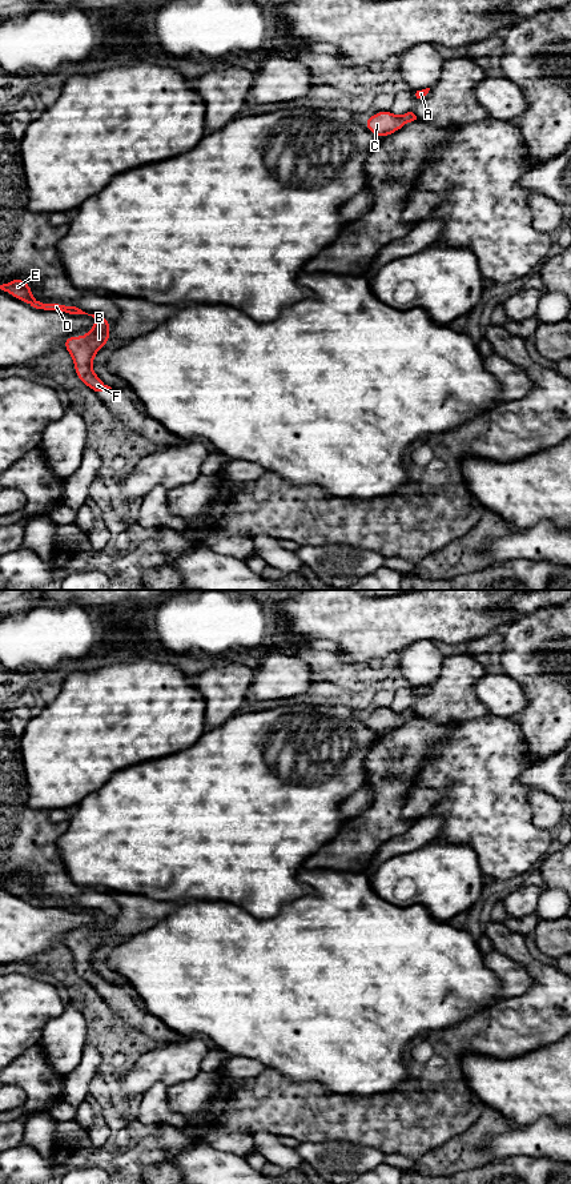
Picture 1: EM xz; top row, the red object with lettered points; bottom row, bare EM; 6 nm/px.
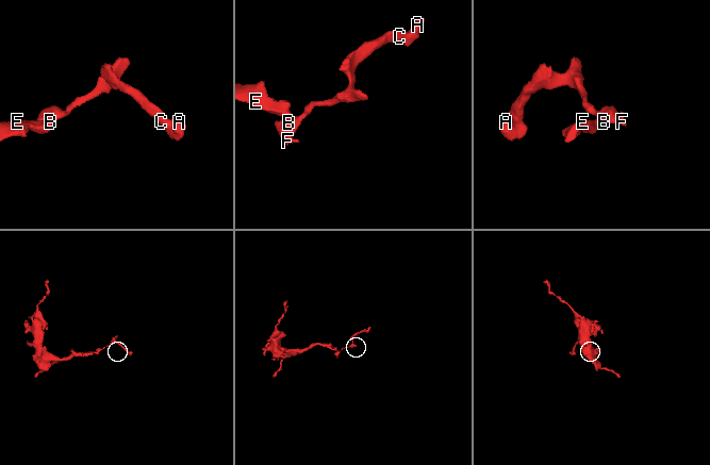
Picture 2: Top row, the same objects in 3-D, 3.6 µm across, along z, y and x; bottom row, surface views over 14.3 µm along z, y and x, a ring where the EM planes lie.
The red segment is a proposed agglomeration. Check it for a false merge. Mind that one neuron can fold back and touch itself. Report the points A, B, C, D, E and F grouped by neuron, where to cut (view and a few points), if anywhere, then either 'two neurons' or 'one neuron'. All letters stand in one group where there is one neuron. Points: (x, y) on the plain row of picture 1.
A B C D E F | no cut | one neuron

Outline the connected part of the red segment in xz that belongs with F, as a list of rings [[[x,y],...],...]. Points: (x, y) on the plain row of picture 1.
[[[88,911],[96,918],[96,922],[88,927],[84,934],[69,932],[63,943],[71,950],[76,966],[76,972],[81,980],[88,982],[96,991],[112,986],[105,982],[92,967],[95,951],[106,942],[112,934],[108,931],[110,918],[101,911]]]

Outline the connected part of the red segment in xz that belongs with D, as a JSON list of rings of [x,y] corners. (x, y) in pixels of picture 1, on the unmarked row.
[[[15,875],[7,880],[0,882],[0,886],[11,892],[27,899],[36,906],[61,907],[69,911],[88,911],[76,903],[65,903],[59,900],[43,900],[37,898],[31,888],[31,882],[21,875]]]

